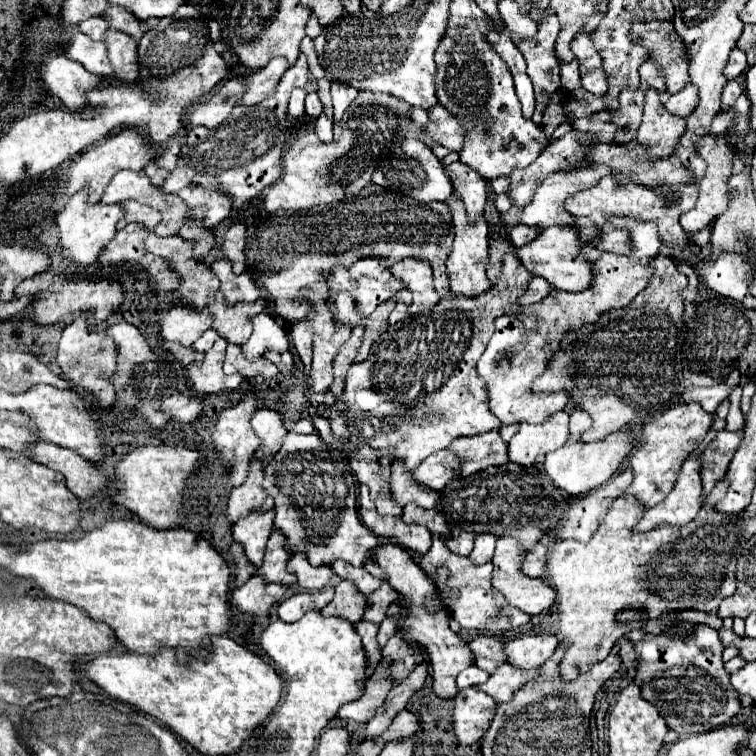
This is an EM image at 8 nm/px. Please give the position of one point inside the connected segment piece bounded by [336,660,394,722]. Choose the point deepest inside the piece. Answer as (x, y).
(379, 684)

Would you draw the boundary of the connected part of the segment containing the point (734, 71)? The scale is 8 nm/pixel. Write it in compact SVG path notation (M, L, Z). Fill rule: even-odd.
M734 48L730 52L730 58L728 58L728 64L724 68L724 76L730 80L730 78L740 78L748 68L748 62L746 62L746 54L738 48Z

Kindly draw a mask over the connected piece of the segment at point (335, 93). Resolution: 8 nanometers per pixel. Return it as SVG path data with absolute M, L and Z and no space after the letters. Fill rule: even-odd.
M334 82L332 84L332 102L334 102L334 122L340 122L344 112L348 110L348 106L354 102L354 98L358 96L358 90L354 90L352 86L344 86Z

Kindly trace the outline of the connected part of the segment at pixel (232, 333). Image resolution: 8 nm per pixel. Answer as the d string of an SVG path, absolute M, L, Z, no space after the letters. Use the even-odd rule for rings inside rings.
M256 300L254 304L234 304L232 308L218 304L212 308L212 318L214 318L212 328L218 332L218 336L228 340L230 344L242 346L252 334L252 324L248 316L258 314L262 310L264 310L264 300Z

